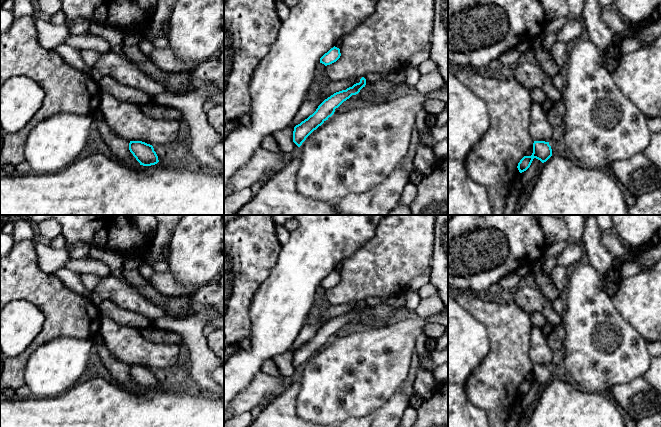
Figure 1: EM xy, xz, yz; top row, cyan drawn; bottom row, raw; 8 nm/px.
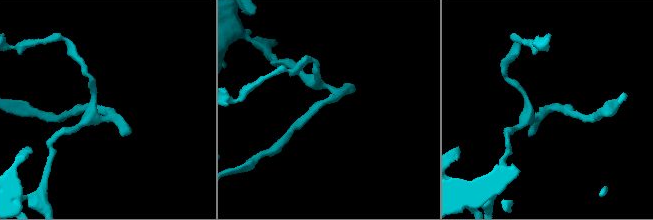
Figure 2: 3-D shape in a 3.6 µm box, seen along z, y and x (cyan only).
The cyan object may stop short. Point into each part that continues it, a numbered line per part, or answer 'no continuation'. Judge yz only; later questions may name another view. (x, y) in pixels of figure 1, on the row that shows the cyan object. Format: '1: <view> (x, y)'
no continuation

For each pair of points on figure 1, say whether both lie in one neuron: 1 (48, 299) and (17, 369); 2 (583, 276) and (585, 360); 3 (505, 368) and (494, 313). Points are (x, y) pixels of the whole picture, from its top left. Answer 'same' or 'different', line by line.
1: same
2: same
3: same

